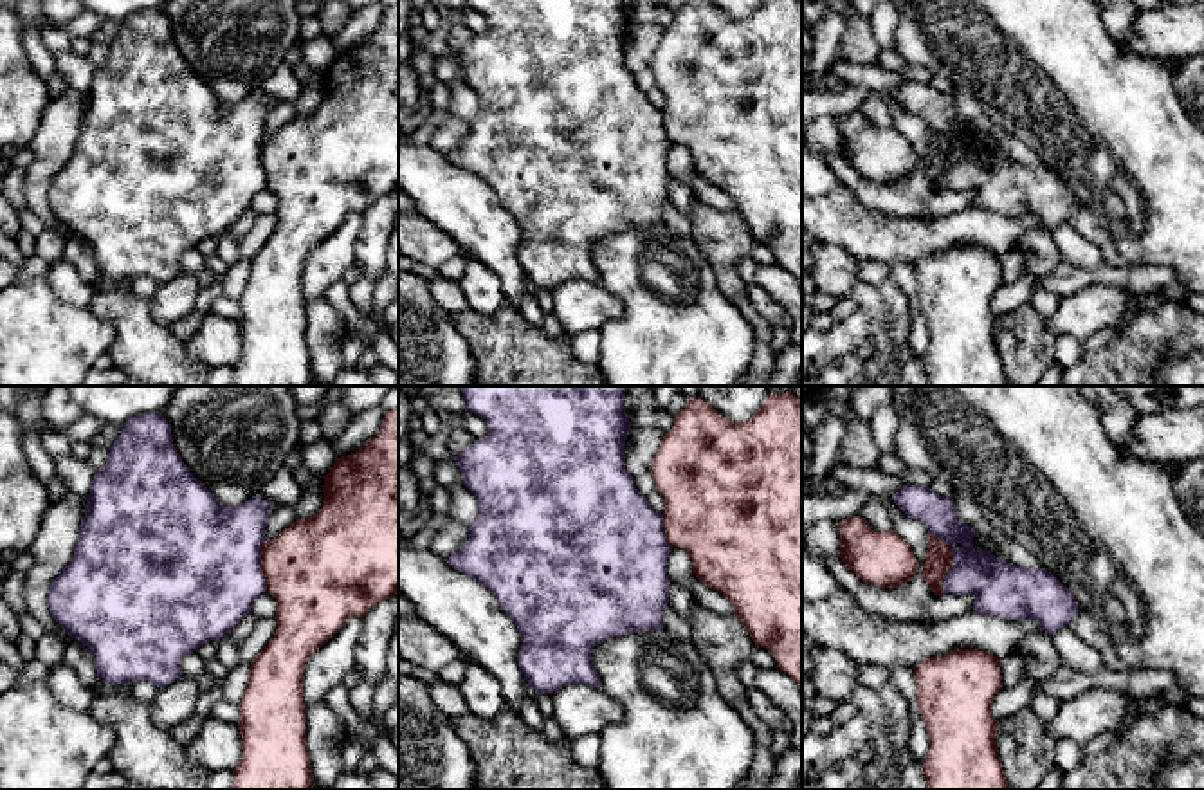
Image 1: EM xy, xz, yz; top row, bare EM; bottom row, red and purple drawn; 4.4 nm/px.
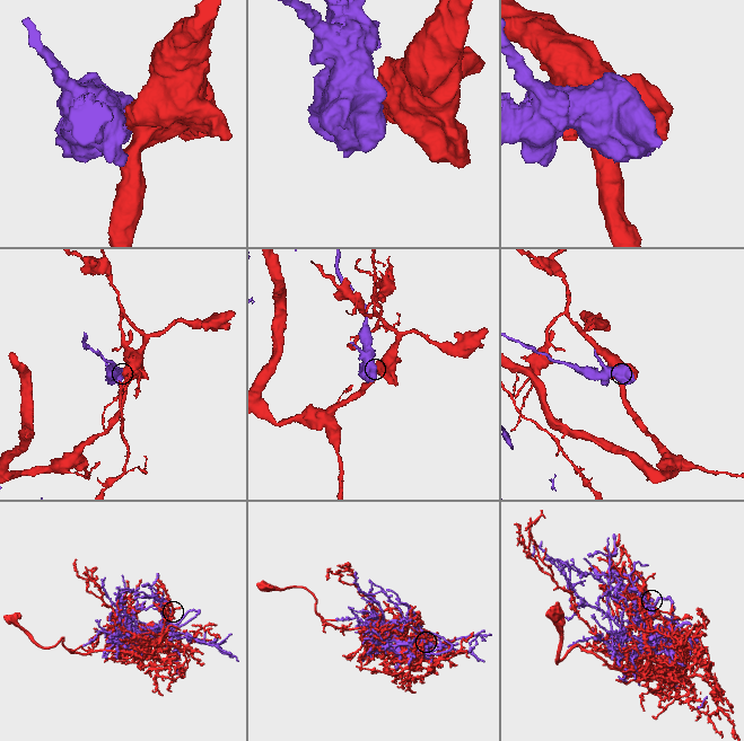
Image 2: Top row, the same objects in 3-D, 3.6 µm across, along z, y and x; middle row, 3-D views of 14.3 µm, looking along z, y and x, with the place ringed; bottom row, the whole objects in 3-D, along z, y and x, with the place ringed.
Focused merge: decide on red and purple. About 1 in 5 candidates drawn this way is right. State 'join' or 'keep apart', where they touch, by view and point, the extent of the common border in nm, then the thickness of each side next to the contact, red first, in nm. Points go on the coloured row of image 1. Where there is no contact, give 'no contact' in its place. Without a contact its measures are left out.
keep apart; meets red in yz at (952, 560); contact 280 nm long; 120 nm thick on the red side, 240 nm on the other

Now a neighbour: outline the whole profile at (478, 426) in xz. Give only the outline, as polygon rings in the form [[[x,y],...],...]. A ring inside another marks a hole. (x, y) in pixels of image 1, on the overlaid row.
[[[469,413],[463,418],[463,429],[467,429],[476,440],[487,438],[490,433],[488,420],[474,413]]]

